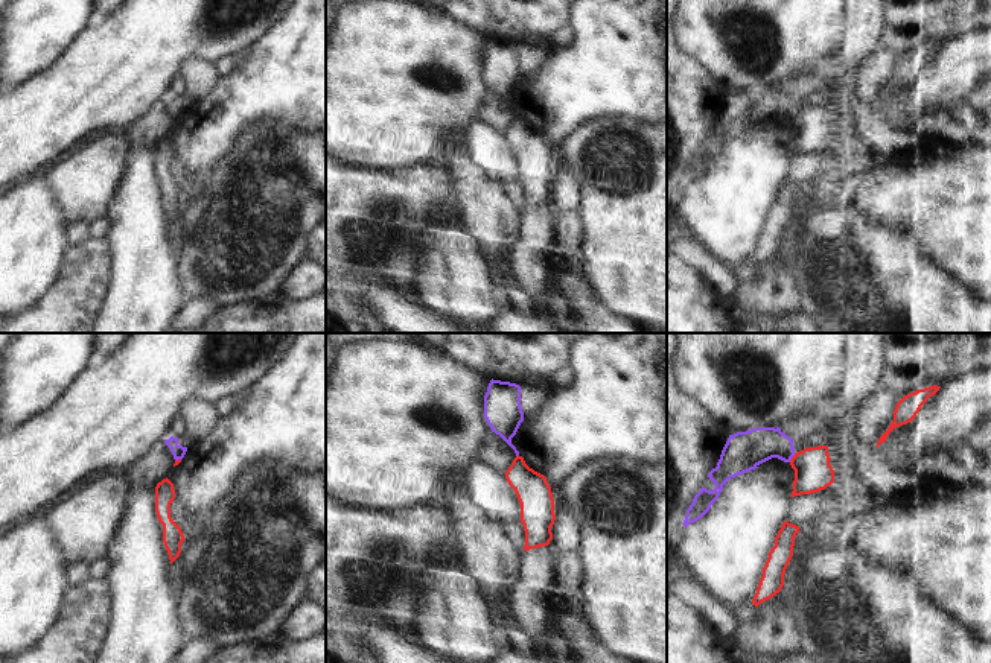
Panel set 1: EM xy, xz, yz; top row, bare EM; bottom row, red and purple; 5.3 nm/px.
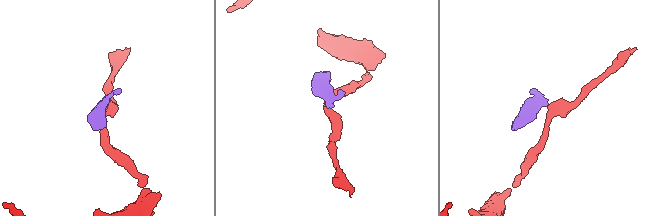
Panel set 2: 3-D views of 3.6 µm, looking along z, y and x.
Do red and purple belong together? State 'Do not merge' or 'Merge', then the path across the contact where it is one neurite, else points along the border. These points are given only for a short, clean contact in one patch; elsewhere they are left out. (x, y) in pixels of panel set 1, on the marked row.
Do not merge. Boundary: yz (795, 453), (789, 461).

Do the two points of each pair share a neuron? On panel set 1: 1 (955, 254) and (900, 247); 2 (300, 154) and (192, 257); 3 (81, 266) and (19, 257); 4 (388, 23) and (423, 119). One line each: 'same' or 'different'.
1: different
2: same
3: different
4: same

